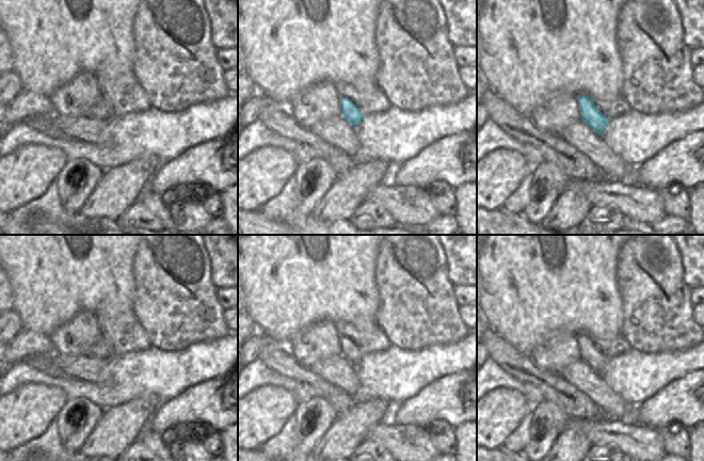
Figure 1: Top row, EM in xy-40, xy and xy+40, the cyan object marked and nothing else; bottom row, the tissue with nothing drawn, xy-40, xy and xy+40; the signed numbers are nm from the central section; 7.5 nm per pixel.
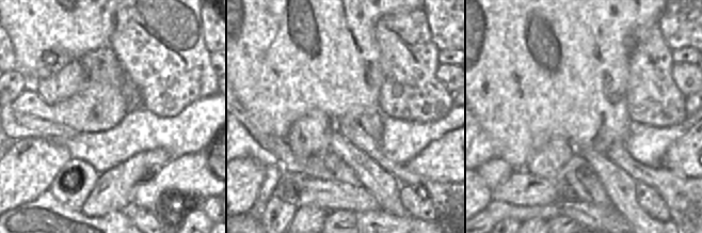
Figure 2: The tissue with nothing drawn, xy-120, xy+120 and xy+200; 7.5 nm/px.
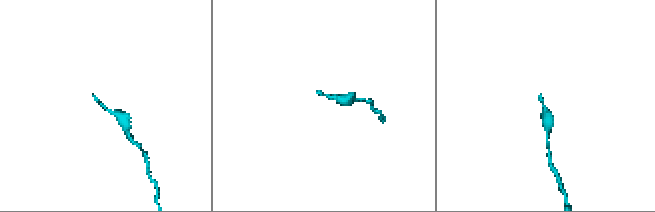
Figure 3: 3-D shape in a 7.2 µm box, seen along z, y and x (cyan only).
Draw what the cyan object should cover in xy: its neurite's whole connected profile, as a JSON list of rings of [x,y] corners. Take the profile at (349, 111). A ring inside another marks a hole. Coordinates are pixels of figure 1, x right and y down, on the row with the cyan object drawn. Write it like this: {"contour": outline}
{"contour": [[[336,82],[341,116],[352,126],[366,114],[385,112],[390,102],[377,84],[372,89],[355,89],[345,82]]]}

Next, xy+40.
{"contour": [[[576,95],[580,121],[586,123],[598,136],[610,118],[622,116],[631,109],[623,97],[607,101],[593,101],[586,95]]]}

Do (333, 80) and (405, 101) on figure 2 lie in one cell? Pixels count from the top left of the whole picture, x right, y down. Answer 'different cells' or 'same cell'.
different cells

